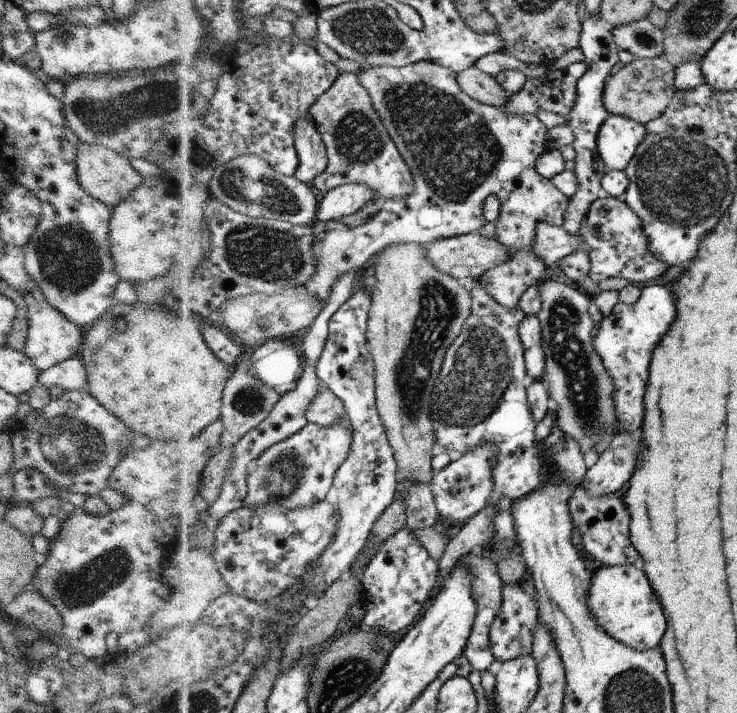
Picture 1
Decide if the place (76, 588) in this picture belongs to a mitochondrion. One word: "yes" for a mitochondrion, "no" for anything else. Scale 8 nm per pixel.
yes

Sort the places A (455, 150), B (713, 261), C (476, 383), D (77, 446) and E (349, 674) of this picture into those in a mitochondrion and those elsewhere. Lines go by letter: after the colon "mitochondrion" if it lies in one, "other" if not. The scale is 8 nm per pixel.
A: mitochondrion
B: other
C: mitochondrion
D: mitochondrion
E: mitochondrion

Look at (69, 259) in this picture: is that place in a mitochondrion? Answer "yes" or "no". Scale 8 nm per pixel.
yes

